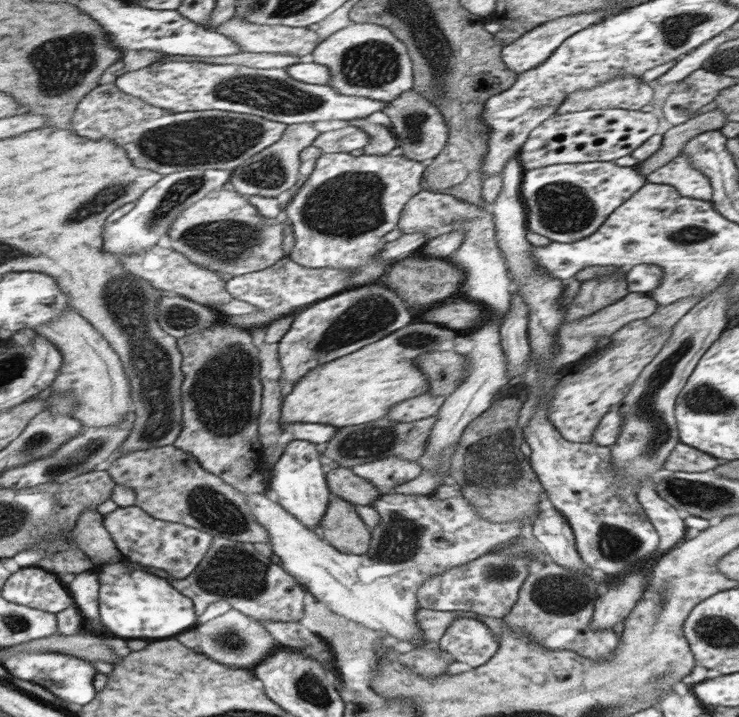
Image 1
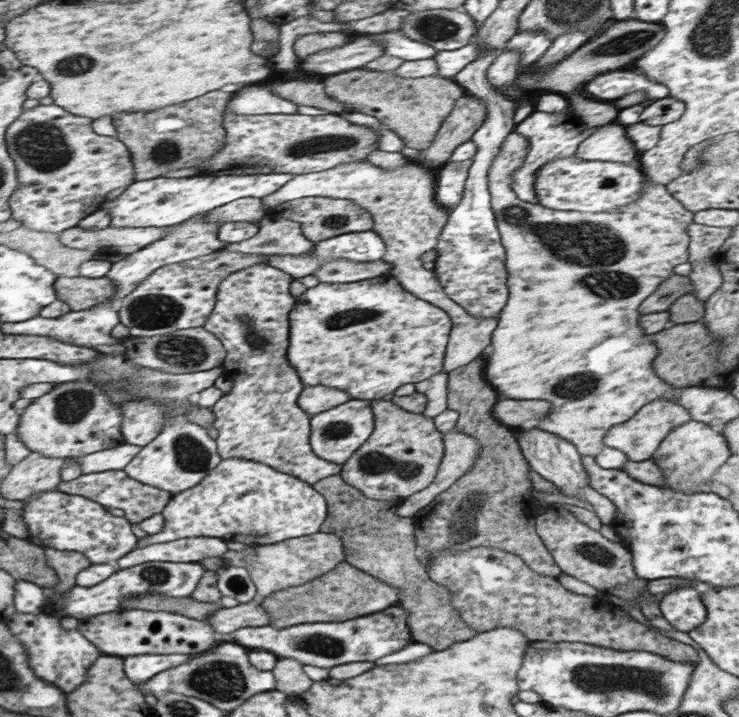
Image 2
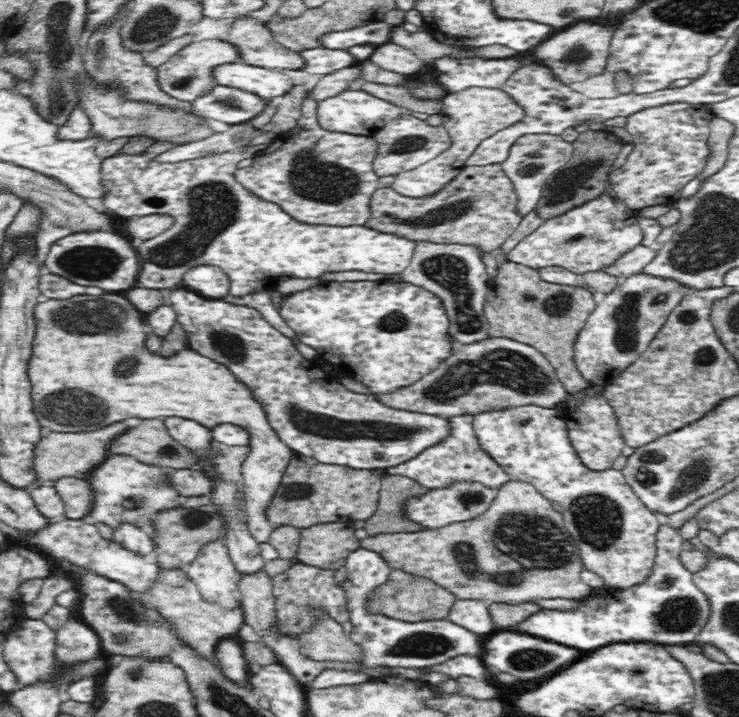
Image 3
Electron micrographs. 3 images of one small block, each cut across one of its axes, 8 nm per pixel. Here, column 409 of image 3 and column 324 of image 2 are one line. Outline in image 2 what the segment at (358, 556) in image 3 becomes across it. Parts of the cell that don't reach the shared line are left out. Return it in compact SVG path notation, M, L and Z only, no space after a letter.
M398 604L384 610L348 619L342 622L327 623L316 621L310 624L298 624L288 628L276 628L275 624L260 627L240 628L232 633L232 642L248 649L260 648L279 658L293 658L303 665L332 668L351 662L376 662L378 658L398 652L398 649L414 642L409 628L409 613Z

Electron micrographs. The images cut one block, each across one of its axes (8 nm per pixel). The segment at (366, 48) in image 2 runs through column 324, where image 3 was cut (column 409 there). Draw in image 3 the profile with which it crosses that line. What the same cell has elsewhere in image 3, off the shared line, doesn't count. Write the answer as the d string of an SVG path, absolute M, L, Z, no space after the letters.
M396 44L376 47L372 54L372 64L398 74L416 74L424 66L424 62L418 60L410 50L400 48Z

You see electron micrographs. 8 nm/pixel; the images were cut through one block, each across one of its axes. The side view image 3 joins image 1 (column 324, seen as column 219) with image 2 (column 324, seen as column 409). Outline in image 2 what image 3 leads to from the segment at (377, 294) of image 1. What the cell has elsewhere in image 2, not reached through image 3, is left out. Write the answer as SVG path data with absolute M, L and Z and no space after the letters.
M352 398L350 402L312 416L313 452L334 464L342 465L368 440L374 430L374 413L369 400Z

